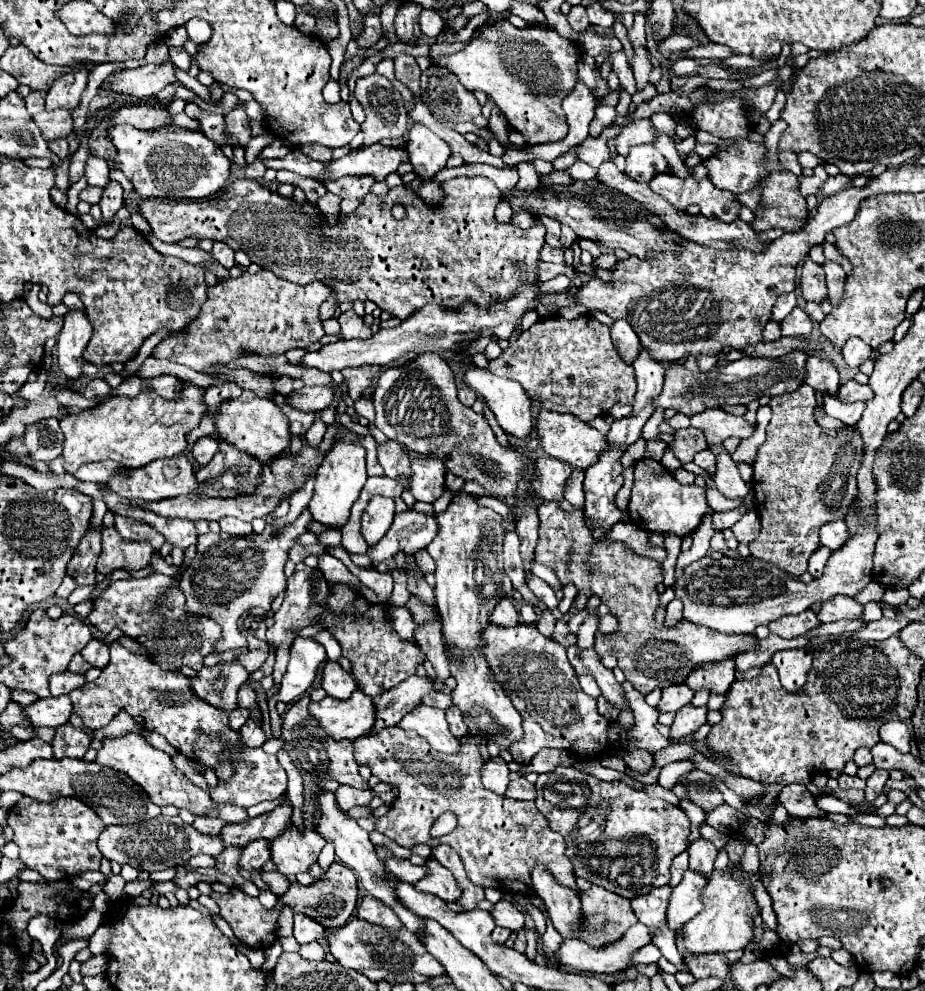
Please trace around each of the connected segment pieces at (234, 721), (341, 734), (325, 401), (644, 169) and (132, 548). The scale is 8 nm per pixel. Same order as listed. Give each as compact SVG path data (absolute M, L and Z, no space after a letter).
M238 707L236 711L230 711L228 715L230 715L230 727L238 731L238 729L240 729L240 727L242 727L242 725L248 721L250 711L248 711L248 709L240 709L240 707Z
M356 689L354 695L346 701L326 697L318 703L310 703L308 711L336 741L354 741L372 729L372 699L360 693L360 689Z
M302 387L298 391L292 391L290 397L286 397L286 403L302 413L316 413L326 407L330 407L334 401L332 387Z
M654 145L634 147L626 157L626 175L638 183L648 183L654 175L662 173L668 167L668 161Z
M114 527L102 529L102 555L96 571L108 575L116 569L138 571L144 569L152 559L154 547L148 541L126 541Z

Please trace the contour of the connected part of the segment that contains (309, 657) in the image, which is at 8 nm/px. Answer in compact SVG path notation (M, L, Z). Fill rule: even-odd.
M294 639L290 649L288 669L282 677L282 687L278 693L278 701L296 703L298 697L306 695L312 687L316 673L328 661L326 651L314 639Z

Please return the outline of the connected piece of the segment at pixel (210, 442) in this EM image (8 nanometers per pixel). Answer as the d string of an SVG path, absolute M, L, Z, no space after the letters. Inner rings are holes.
M202 437L192 447L192 453L194 453L198 465L202 465L202 467L212 461L216 451L218 451L218 441L214 437Z

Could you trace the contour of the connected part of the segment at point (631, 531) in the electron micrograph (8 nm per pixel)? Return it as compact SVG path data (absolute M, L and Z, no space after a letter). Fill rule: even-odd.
M616 523L614 527L612 527L612 531L608 533L608 539L604 539L604 541L624 541L624 543L628 543L638 555L644 555L644 557L652 557L652 559L656 559L656 561L664 561L664 557L666 557L666 551L664 549L660 549L660 547L656 547L656 545L652 545L650 541L648 541L648 533L646 531L642 531L642 529L638 529L636 525L632 525L632 523Z

